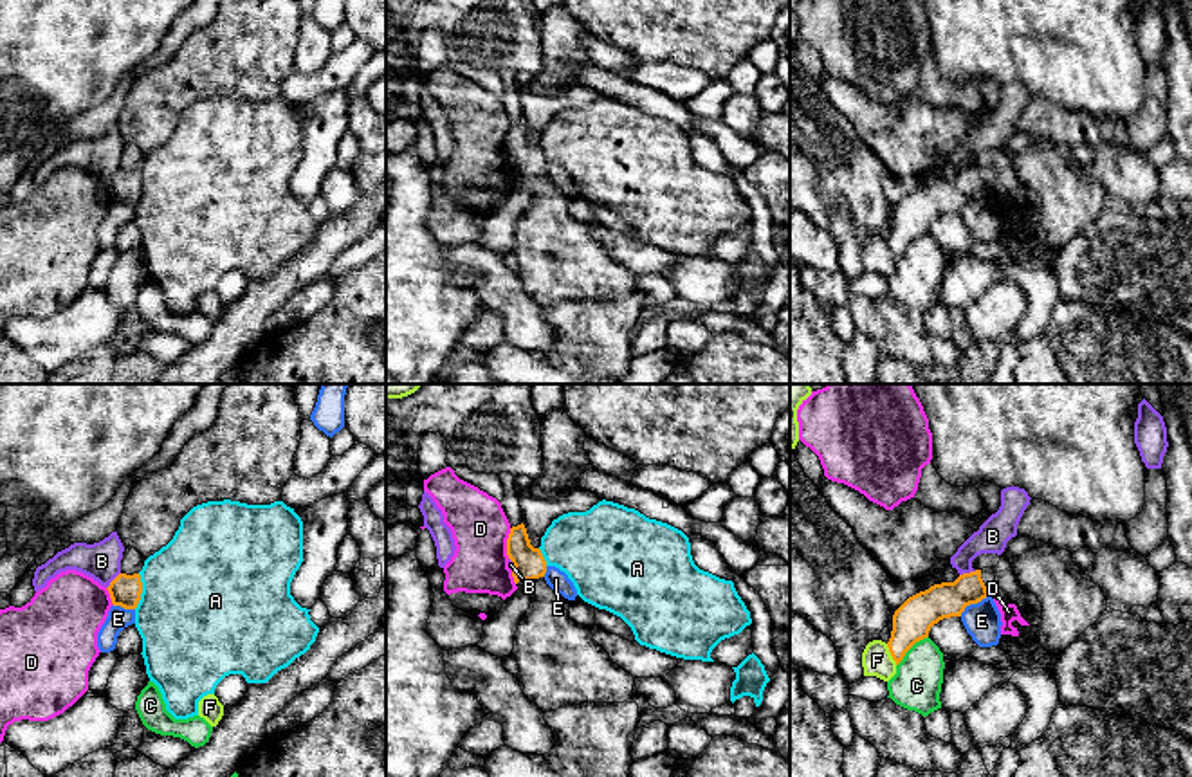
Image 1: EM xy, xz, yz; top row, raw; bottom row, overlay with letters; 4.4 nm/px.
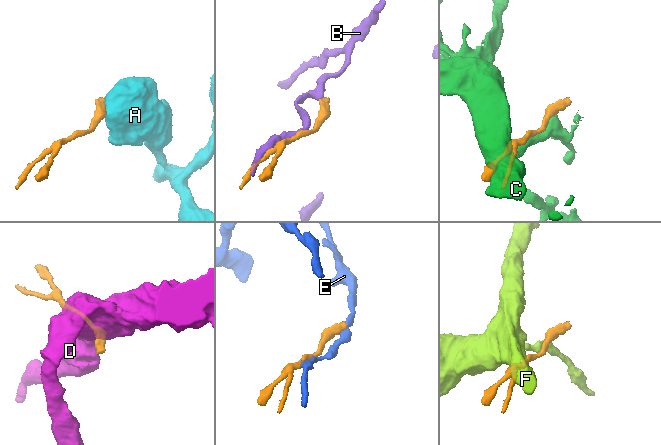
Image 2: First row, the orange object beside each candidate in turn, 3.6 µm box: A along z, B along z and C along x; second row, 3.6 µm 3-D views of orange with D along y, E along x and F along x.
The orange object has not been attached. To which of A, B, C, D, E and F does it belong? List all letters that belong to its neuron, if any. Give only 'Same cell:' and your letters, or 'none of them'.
Same cell: none of them

